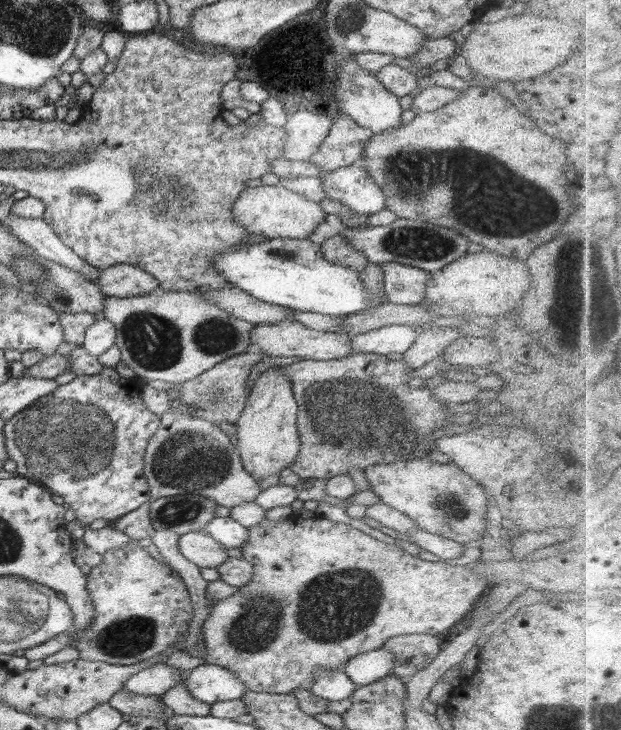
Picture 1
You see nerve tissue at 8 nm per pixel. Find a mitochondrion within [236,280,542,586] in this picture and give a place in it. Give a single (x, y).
(348, 415)

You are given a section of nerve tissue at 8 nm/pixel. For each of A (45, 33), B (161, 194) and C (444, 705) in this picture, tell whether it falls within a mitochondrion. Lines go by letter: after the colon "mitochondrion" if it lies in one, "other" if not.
A: mitochondrion
B: mitochondrion
C: other

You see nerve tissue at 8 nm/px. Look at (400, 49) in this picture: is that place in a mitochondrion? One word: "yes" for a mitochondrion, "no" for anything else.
no

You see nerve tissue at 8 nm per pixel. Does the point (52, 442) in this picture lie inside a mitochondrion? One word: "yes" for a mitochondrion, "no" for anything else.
yes

